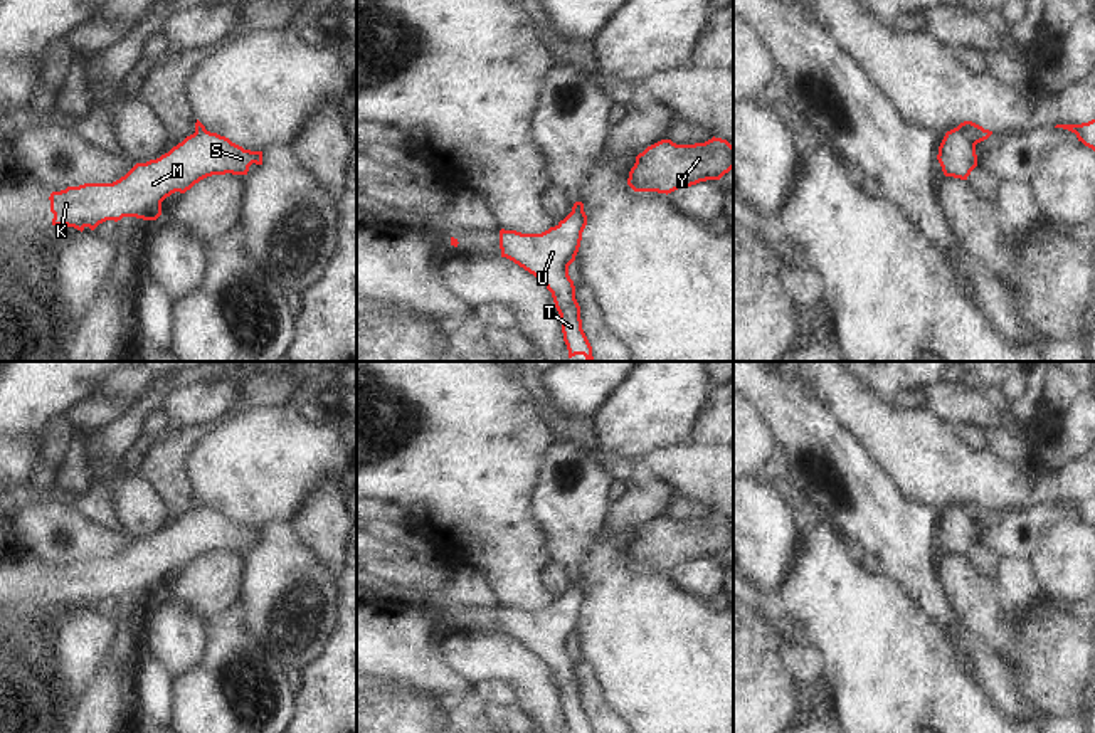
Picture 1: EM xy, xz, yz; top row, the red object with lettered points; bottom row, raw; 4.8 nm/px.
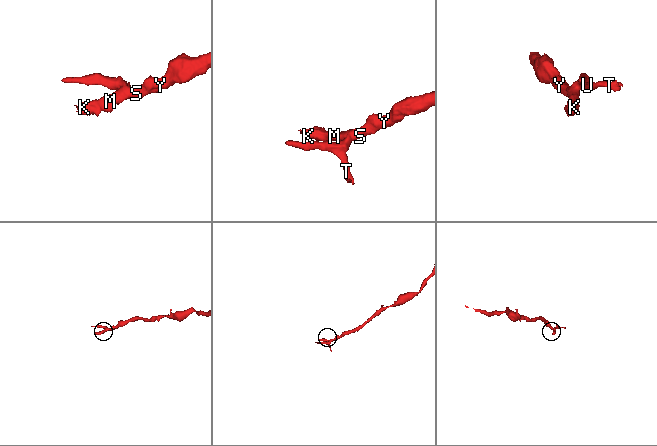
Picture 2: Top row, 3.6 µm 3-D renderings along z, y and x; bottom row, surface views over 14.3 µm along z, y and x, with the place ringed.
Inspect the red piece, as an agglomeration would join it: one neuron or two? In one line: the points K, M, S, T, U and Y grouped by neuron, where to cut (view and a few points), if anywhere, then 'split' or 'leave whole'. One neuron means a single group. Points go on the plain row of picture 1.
K M S Y / T U | yz (956, 505), (974, 522) | split

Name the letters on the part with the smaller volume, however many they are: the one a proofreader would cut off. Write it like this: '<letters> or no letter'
T, U

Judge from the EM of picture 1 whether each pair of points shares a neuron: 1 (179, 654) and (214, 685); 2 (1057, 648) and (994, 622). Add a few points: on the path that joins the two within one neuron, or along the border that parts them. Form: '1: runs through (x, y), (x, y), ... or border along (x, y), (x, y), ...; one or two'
1: border along (209, 631), (209, 651), (204, 659), (174, 680); two
2: runs through (1042, 646), (1010, 632); one

